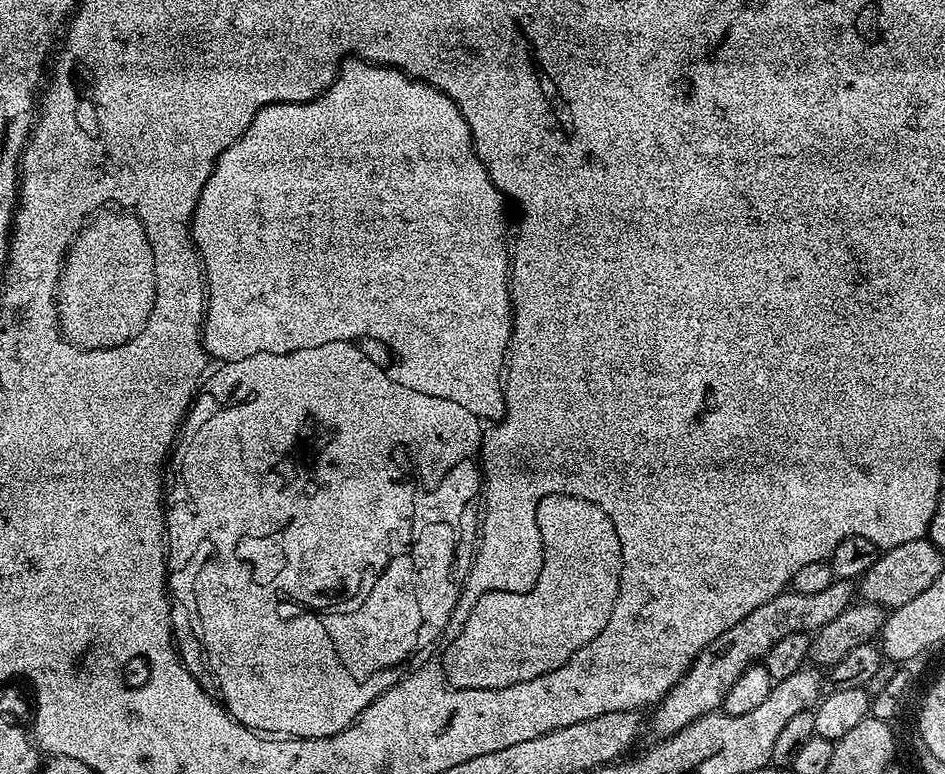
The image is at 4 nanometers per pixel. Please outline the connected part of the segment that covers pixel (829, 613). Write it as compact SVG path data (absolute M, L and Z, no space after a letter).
M833 579L832 584L818 594L798 594L785 590L770 598L770 602L762 602L762 606L758 606L758 610L750 610L750 614L746 614L738 626L730 626L726 634L714 638L710 646L703 648L681 680L651 709L653 734L656 738L673 736L678 734L678 730L690 726L690 722L717 711L724 703L726 690L734 686L742 670L746 670L750 664L763 661L774 642L795 632L814 634L826 626L826 622L834 622L834 618L838 618L838 614L842 614L842 610L853 603L853 581L838 579Z

